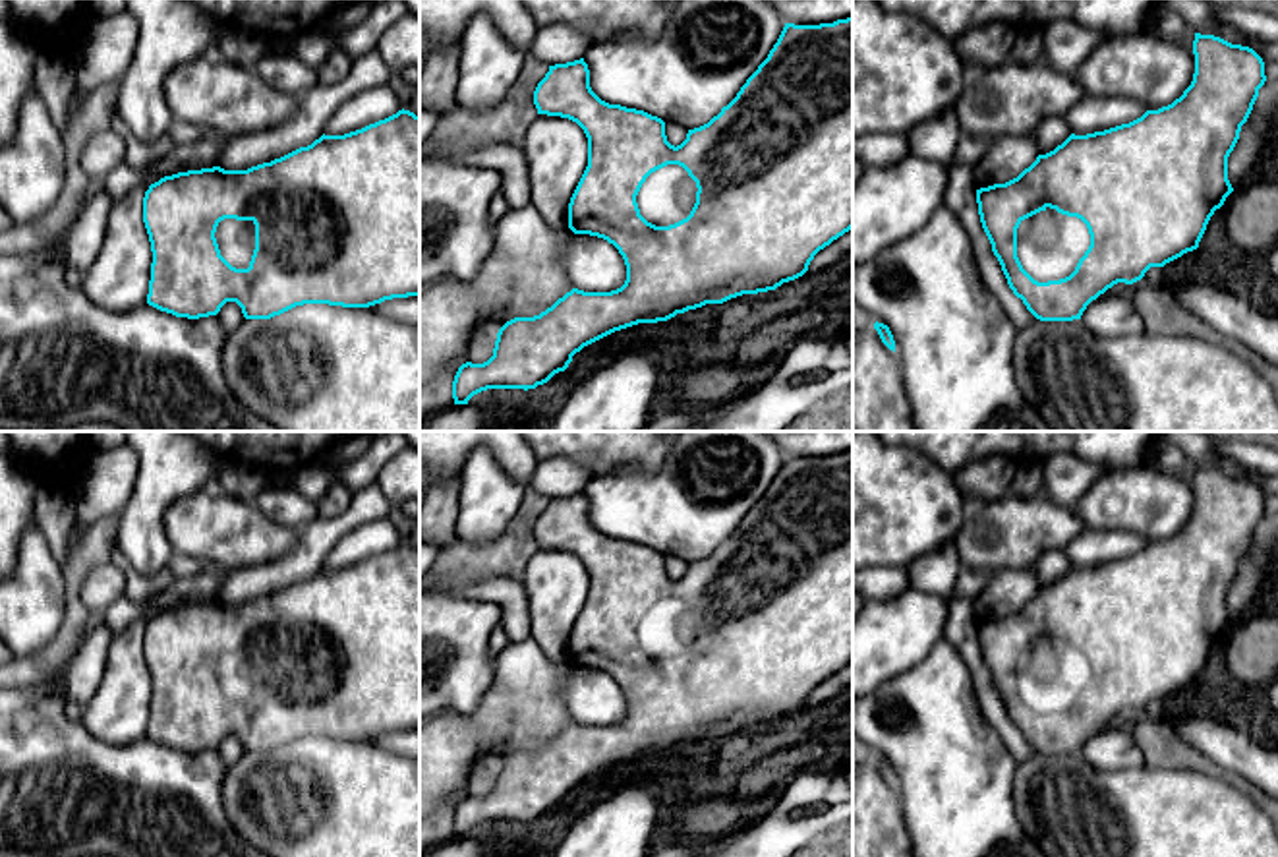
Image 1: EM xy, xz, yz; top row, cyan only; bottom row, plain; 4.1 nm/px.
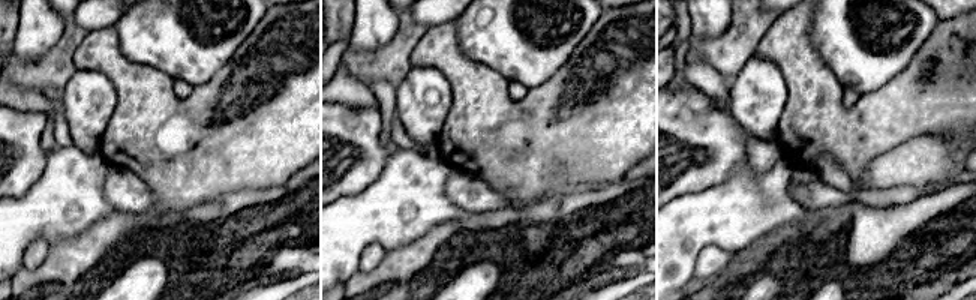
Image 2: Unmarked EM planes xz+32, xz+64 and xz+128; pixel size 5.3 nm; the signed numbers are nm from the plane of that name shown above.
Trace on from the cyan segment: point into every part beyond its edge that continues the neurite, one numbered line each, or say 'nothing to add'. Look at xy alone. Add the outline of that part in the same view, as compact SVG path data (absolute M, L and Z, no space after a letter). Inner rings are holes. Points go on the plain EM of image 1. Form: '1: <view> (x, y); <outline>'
1: xy (236, 672); M224 652L215 665L220 689L236 702L247 702L255 683L253 654Z

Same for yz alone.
1: yz (1048, 679); M1040 644L1017 662L1017 691L1038 716L1069 710L1089 679L1087 658L1061 646Z

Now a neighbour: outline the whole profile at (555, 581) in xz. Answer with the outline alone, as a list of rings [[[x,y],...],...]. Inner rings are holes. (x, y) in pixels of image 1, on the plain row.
[[[537,547],[522,582],[530,611],[530,636],[549,660],[568,660],[568,636],[588,600],[584,563],[568,551]]]

